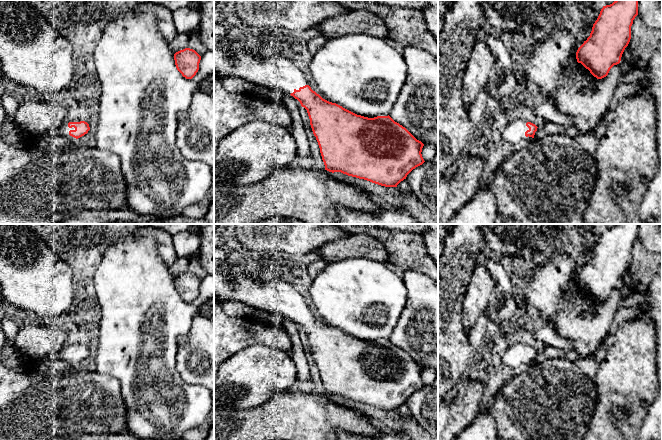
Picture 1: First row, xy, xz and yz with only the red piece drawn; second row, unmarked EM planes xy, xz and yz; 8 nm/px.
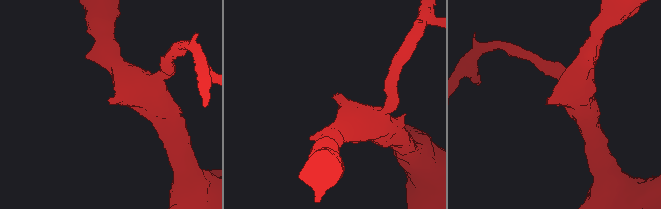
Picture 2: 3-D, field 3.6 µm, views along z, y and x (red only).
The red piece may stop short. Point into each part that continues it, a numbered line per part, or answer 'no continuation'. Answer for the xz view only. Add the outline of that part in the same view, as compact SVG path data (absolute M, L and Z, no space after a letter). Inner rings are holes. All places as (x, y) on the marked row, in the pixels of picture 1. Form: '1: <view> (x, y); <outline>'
1: xz (232, 58); M230 38L214 44L214 72L218 77L241 78L289 95L308 85L305 74L291 60L282 55L256 58L243 41Z

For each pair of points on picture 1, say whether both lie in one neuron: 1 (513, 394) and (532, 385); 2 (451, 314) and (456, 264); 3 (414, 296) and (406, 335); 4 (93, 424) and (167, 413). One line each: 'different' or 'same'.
1: same
2: same
3: same
4: different

